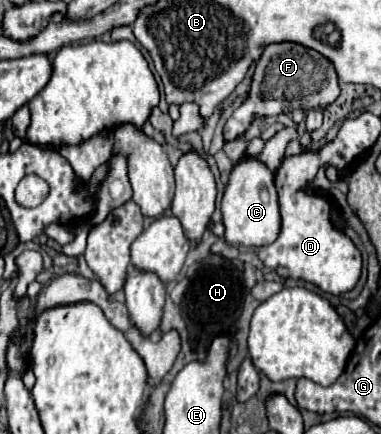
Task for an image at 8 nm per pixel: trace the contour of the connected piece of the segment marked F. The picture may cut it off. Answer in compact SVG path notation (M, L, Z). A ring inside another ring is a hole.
M274 43L268 45L256 63L254 79L250 85L250 97L244 105L240 105L232 117L226 121L224 139L232 141L242 135L256 115L268 117L278 113L290 113L292 109L324 109L338 97L338 77L332 63L322 57L318 51L306 49L296 43Z

